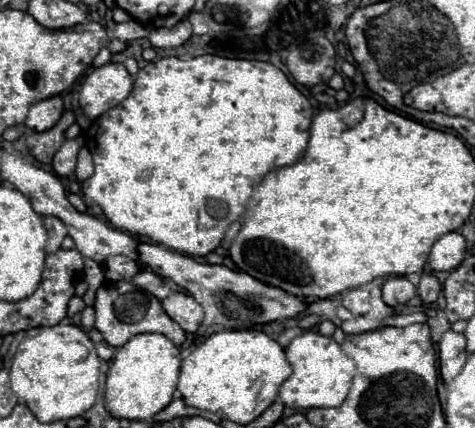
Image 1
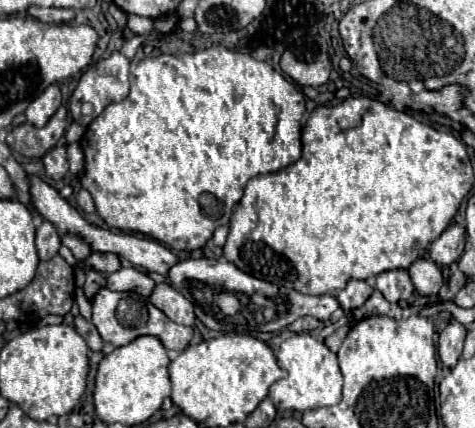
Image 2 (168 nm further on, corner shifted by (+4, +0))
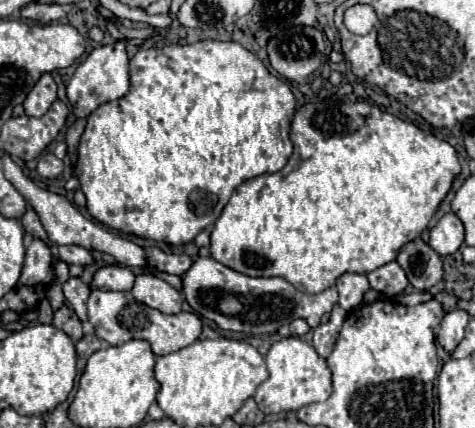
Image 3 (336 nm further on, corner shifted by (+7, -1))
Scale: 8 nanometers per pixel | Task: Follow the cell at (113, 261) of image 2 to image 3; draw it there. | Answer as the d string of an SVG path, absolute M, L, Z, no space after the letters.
M58 246L58 258L64 260L66 264L78 264L78 266L86 266L92 262L92 254L82 246Z

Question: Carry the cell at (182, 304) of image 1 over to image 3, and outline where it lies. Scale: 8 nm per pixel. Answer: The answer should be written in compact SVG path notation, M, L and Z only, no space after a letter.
M138 274L130 294L138 302L164 314L178 314L182 310L182 294L154 274Z

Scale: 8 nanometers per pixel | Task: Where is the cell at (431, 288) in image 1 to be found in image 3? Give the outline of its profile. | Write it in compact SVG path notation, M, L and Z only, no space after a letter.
M422 238L406 242L396 262L404 268L408 282L416 290L430 290L442 280L442 258Z

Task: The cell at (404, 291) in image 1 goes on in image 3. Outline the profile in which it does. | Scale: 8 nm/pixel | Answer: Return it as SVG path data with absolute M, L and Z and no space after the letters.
M388 262L372 272L368 272L370 288L384 294L384 296L398 296L408 286L408 278L398 262Z

